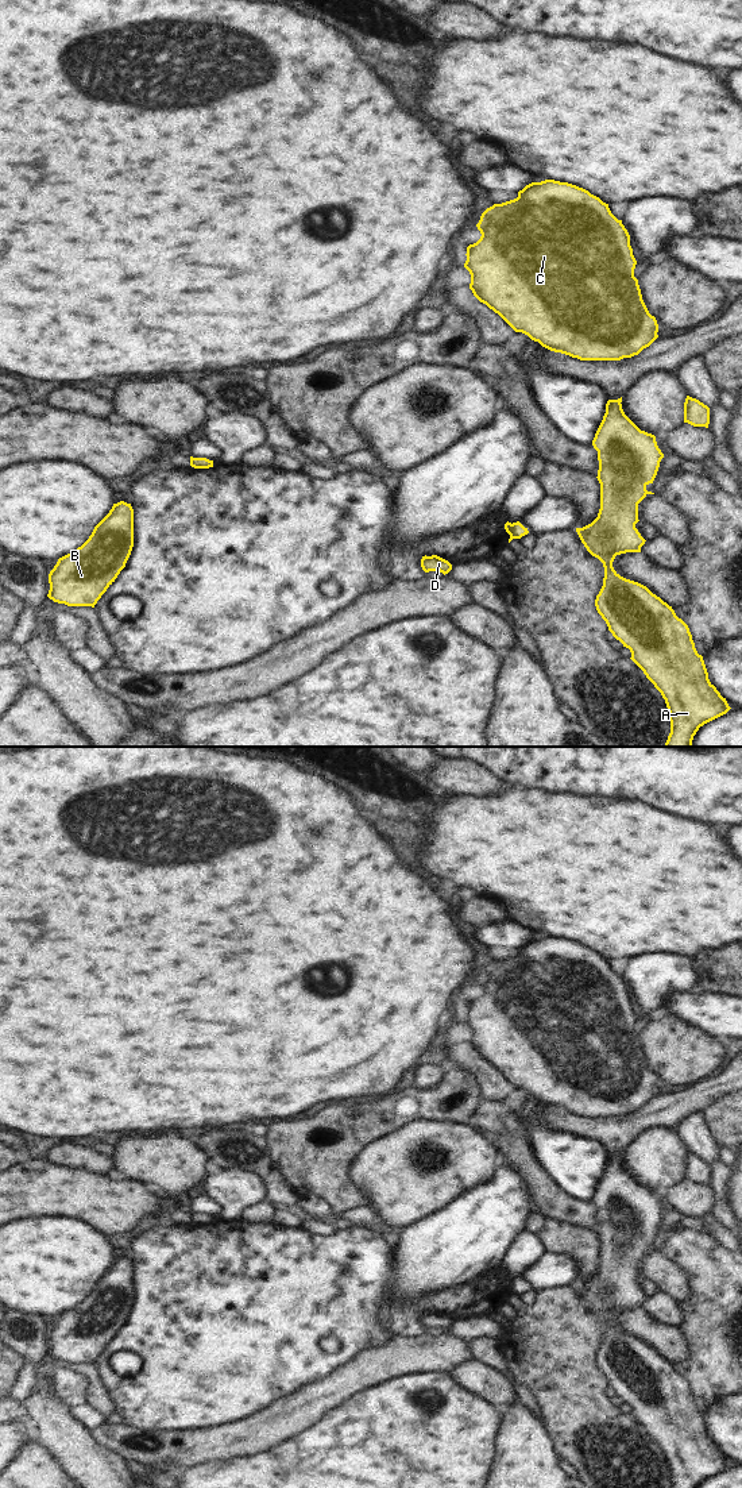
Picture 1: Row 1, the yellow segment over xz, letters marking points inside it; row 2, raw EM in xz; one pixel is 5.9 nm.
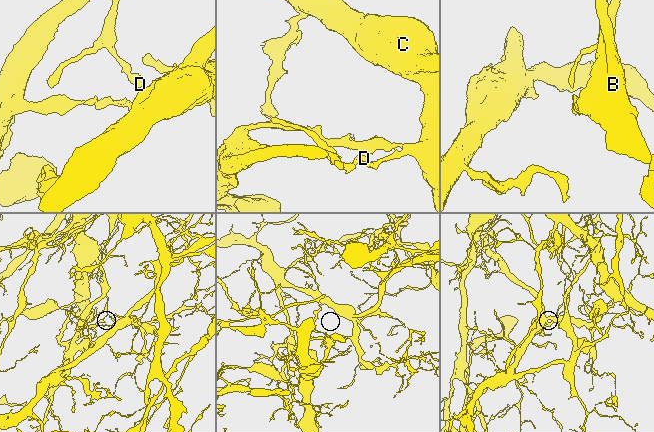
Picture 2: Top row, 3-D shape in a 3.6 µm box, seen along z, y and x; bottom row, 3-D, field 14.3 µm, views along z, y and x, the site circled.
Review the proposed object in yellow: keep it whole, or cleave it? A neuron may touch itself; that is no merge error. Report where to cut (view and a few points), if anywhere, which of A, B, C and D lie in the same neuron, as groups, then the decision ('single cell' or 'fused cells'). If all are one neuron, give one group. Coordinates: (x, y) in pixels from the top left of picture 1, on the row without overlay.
xz (513, 1280), (511, 1294) | A C / B D | fused cells

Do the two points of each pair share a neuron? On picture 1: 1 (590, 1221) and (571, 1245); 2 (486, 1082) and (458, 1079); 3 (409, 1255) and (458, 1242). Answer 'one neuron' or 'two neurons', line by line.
1: two neurons
2: two neurons
3: one neuron

